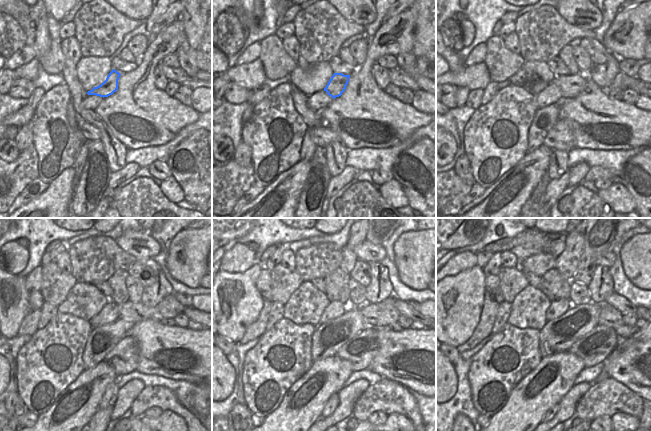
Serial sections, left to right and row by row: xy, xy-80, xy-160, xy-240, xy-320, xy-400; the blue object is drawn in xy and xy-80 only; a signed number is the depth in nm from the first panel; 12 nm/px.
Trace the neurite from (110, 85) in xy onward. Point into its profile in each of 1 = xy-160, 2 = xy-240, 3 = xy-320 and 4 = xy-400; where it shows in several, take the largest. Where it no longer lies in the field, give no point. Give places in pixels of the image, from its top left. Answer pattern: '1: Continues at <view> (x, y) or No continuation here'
1: Continues at xy-160 (571, 86)
2: Continues at xy-240 (133, 312)
3: Continues at xy-320 (374, 315)
4: Continues at xy-400 (609, 316).

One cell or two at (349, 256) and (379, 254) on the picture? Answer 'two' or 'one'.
two

